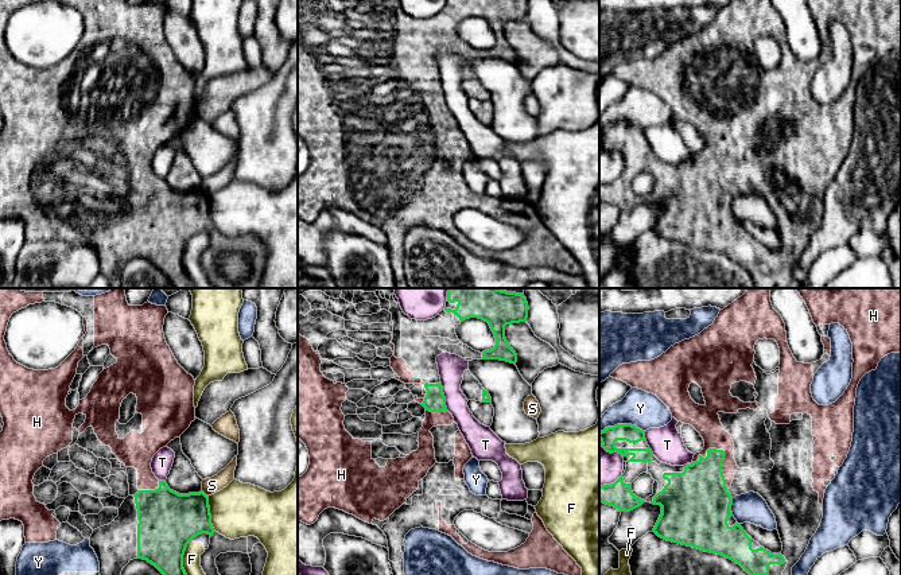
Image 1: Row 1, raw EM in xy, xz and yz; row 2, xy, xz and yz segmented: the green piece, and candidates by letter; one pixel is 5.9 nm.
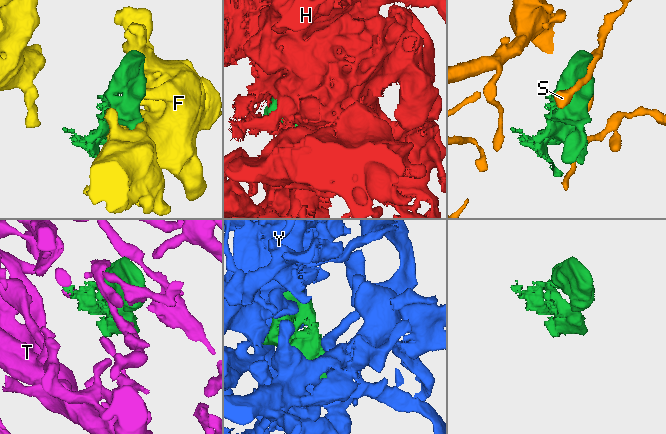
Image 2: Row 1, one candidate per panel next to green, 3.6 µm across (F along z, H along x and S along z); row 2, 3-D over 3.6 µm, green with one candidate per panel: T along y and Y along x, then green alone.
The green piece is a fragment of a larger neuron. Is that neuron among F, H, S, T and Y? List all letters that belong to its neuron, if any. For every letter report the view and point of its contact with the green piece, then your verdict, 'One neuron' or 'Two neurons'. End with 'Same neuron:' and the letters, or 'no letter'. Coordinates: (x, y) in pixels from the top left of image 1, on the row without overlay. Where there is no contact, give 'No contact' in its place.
F: Touches green at xy (182, 263). Two neurons
H: Touches green at yz (722, 160). One neuron
S: Touches green at xy (204, 191). Two neurons
T: Touches green at xz (443, 94). Two neurons
Y: Touches green at yz (621, 123). Two neurons
Same neuron: H

